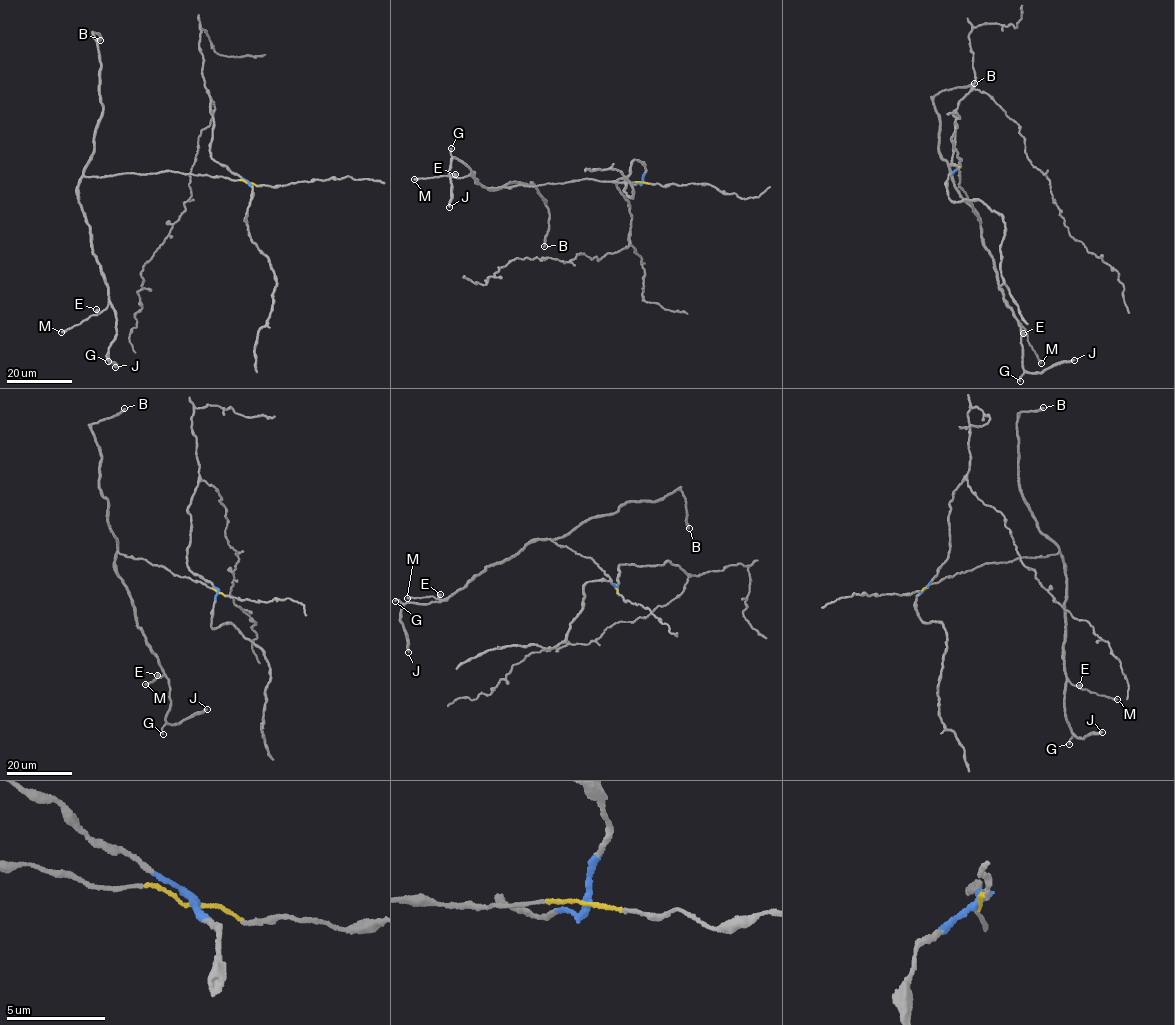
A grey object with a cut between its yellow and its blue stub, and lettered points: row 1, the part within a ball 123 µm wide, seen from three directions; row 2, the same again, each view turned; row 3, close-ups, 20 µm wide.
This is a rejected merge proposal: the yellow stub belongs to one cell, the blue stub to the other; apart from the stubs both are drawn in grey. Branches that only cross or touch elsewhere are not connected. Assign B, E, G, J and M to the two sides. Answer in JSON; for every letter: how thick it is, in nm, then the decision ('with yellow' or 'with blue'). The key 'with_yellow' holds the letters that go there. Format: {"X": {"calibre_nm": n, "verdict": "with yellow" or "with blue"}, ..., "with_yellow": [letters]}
{"B": {"calibre_nm": 320, "verdict": "with yellow"}, "E": {"calibre_nm": 550, "verdict": "with yellow"}, "G": {"calibre_nm": 180, "verdict": "with yellow"}, "J": {"calibre_nm": 300, "verdict": "with yellow"}, "M": {"calibre_nm": 300, "verdict": "with yellow"}, "with_yellow": ["B", "E", "G", "J", "M"]}

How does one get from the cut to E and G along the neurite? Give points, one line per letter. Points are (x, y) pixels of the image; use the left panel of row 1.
E: (248, 182), (169, 170), (83, 176), (78, 188), (79, 204), (109, 301), (99, 313), (96, 309)
G: (248, 182), (169, 170), (81, 179), (78, 196), (92, 252), (116, 313), (108, 361)

